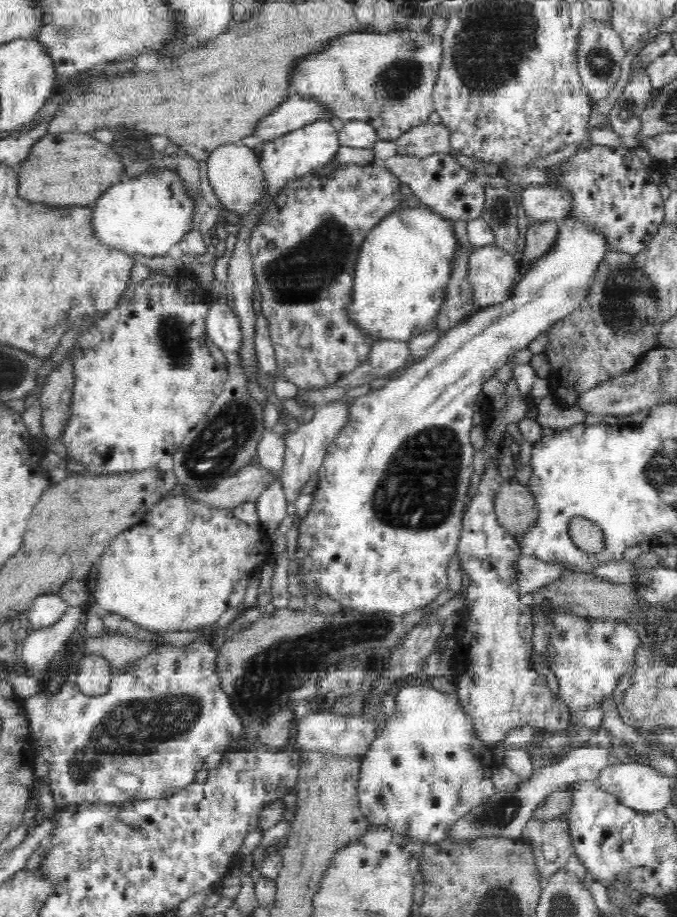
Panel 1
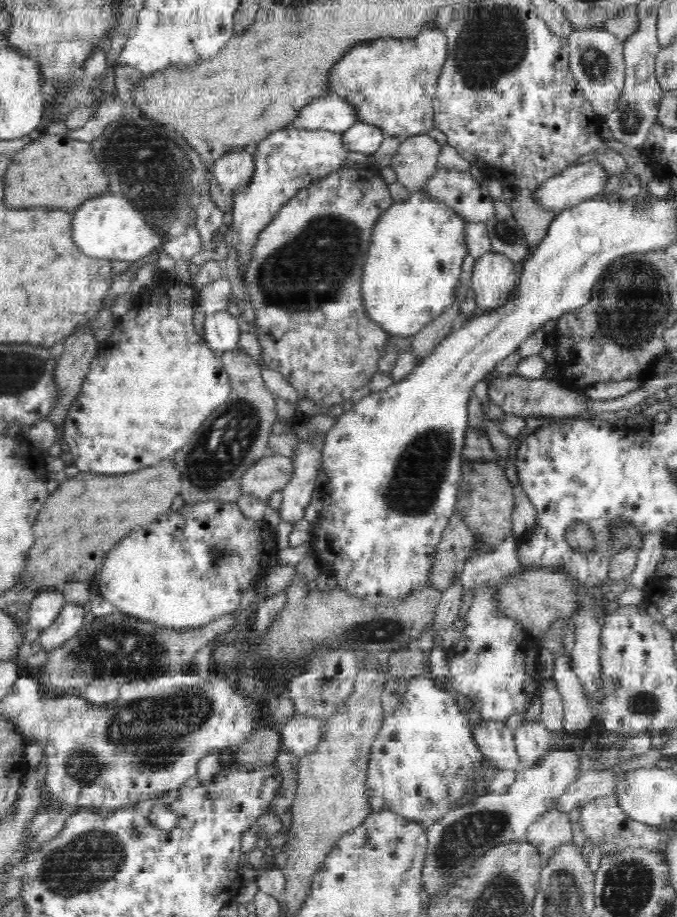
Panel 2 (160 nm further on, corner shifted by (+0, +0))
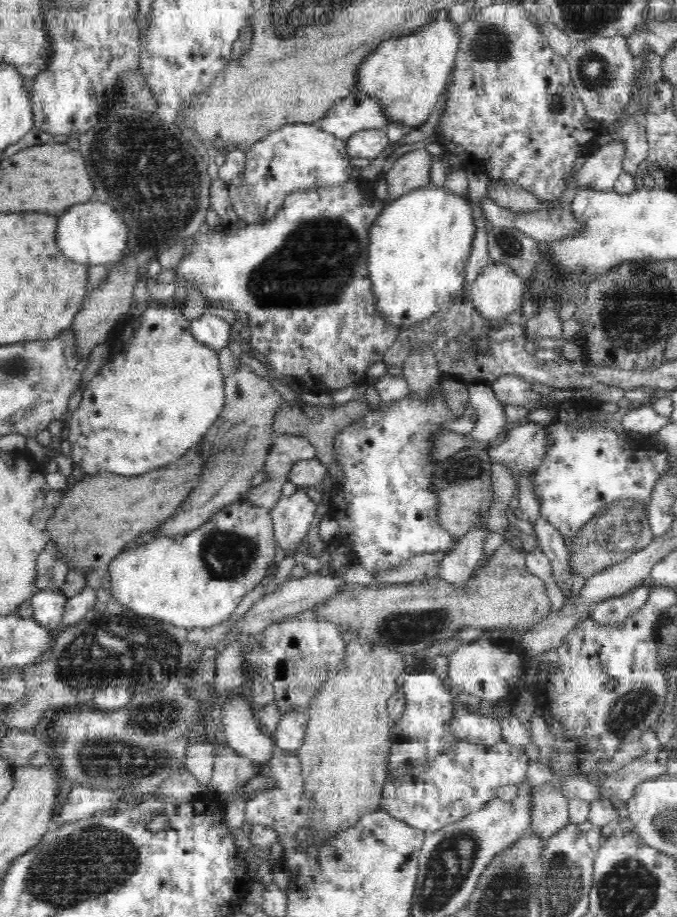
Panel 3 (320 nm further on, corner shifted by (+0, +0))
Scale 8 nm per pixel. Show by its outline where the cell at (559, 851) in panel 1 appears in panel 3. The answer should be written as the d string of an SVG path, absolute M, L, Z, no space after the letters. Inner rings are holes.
M538 785L531 822L534 837L546 842L570 824L568 804L560 788Z

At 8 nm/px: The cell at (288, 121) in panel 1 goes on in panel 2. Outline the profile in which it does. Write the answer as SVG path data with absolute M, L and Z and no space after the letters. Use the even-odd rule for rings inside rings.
M331 94L314 98L310 104L304 104L298 108L294 120L290 120L284 126L290 130L326 129L341 133L350 128L355 121L354 111L346 106L342 97Z

